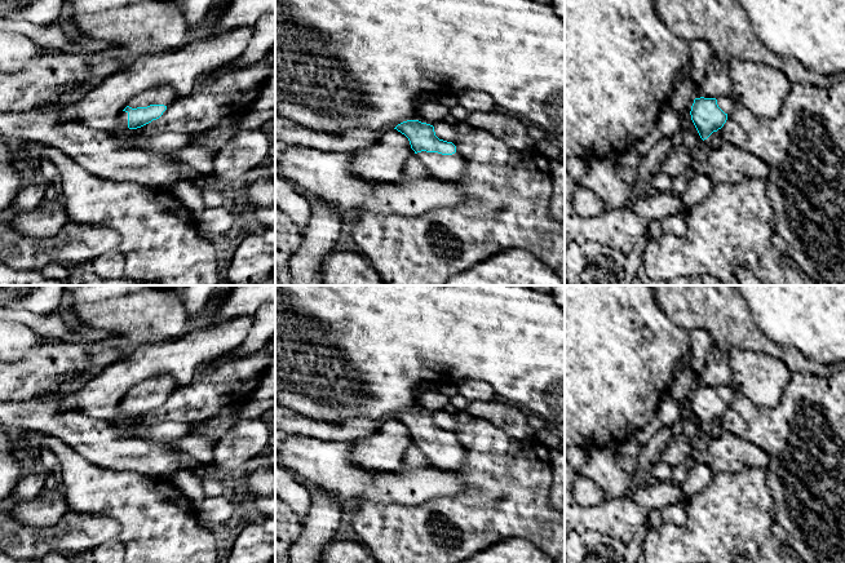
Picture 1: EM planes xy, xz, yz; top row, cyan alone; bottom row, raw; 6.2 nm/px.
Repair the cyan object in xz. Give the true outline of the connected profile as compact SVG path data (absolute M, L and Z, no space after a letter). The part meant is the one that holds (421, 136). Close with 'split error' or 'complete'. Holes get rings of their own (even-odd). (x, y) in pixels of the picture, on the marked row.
M407 120L394 129L408 138L411 148L433 177L456 181L468 168L468 161L456 152L456 146L439 139L433 125L419 120Z; split error

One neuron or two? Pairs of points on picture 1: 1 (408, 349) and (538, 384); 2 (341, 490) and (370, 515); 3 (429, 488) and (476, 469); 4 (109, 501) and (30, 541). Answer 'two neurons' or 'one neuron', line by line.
1: one neuron
2: two neurons
3: two neurons
4: two neurons

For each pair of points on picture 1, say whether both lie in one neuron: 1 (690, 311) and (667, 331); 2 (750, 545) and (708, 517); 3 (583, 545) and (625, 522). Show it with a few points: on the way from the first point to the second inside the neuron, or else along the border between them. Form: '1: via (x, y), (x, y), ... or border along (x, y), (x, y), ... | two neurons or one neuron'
1: border along (657, 302), (675, 323), (688, 331) | two neurons
2: via (739, 535), (725, 521), (719, 518) | one neuron
3: border along (578, 532), (597, 531), (601, 535) | two neurons

